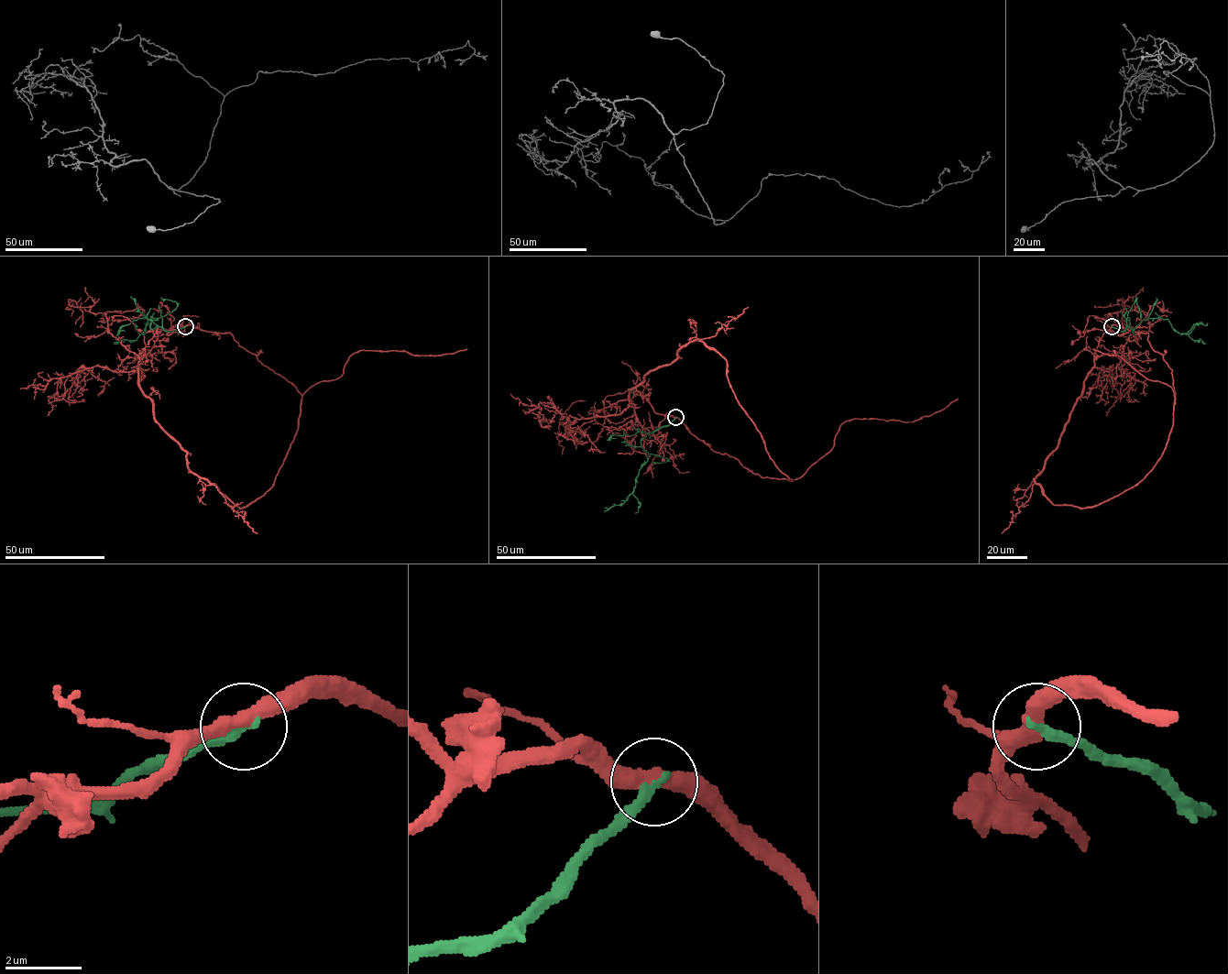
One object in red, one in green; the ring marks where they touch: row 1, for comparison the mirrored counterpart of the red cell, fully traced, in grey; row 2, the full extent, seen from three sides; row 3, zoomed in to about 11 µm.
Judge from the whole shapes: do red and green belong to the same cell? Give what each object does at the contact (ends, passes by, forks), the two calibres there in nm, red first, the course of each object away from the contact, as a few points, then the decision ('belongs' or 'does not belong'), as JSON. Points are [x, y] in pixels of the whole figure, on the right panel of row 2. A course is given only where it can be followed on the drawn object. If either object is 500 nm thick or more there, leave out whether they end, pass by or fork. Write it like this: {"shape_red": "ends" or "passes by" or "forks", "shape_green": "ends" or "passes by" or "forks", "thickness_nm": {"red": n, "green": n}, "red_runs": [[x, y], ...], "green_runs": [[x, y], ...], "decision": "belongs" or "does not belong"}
{"shape_red": "passes by", "shape_green": "ends", "thickness_nm": {"red": 400, "green": 240}, "red_runs": [[1112, 326], [1163, 355], [1173, 426], [1137, 484], [1054, 505], [1035, 479], [1104, 322], [1118, 299], [1148, 315]], "green_runs": [[1112, 326], [1123, 331], [1126, 327], [1134, 329], [1147, 318], [1162, 318], [1167, 319], [1179, 333], [1206, 344]], "decision": "does not belong"}

